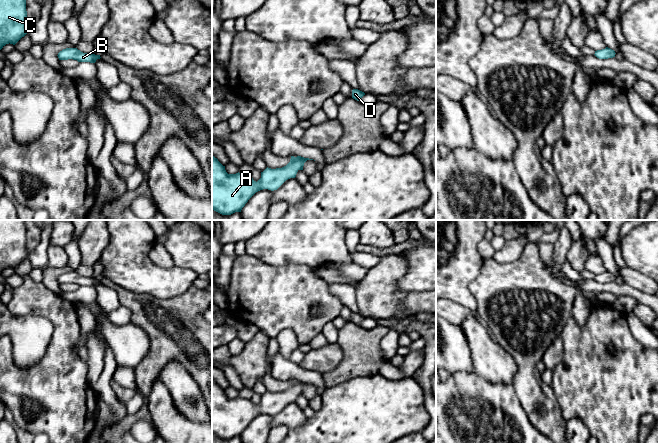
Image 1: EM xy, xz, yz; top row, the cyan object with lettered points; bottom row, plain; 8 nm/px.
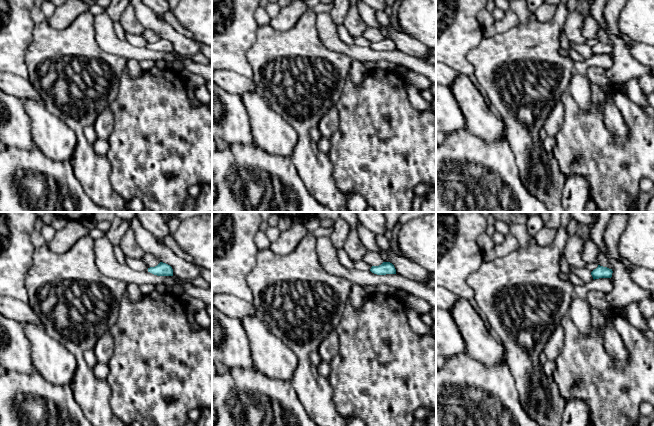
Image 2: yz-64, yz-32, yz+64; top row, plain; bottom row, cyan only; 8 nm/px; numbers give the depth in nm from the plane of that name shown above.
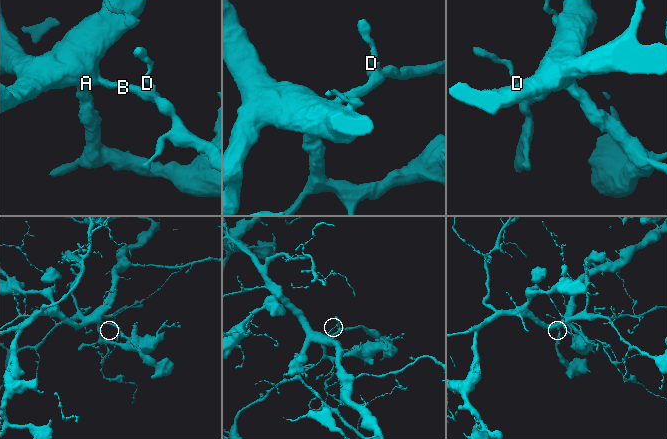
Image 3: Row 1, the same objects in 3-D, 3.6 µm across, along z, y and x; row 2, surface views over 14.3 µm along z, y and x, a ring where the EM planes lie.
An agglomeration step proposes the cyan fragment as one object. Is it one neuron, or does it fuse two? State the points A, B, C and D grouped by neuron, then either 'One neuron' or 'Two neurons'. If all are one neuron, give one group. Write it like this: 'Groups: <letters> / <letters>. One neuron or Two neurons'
Groups: A B C D. One neuron

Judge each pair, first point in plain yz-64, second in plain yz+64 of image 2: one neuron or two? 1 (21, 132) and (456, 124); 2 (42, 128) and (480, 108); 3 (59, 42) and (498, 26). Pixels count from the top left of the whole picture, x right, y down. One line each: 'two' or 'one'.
1: one
2: one
3: two

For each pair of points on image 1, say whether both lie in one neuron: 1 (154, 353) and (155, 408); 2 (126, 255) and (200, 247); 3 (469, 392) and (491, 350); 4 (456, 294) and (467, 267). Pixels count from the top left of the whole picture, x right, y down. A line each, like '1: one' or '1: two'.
1: two
2: two
3: two
4: one

